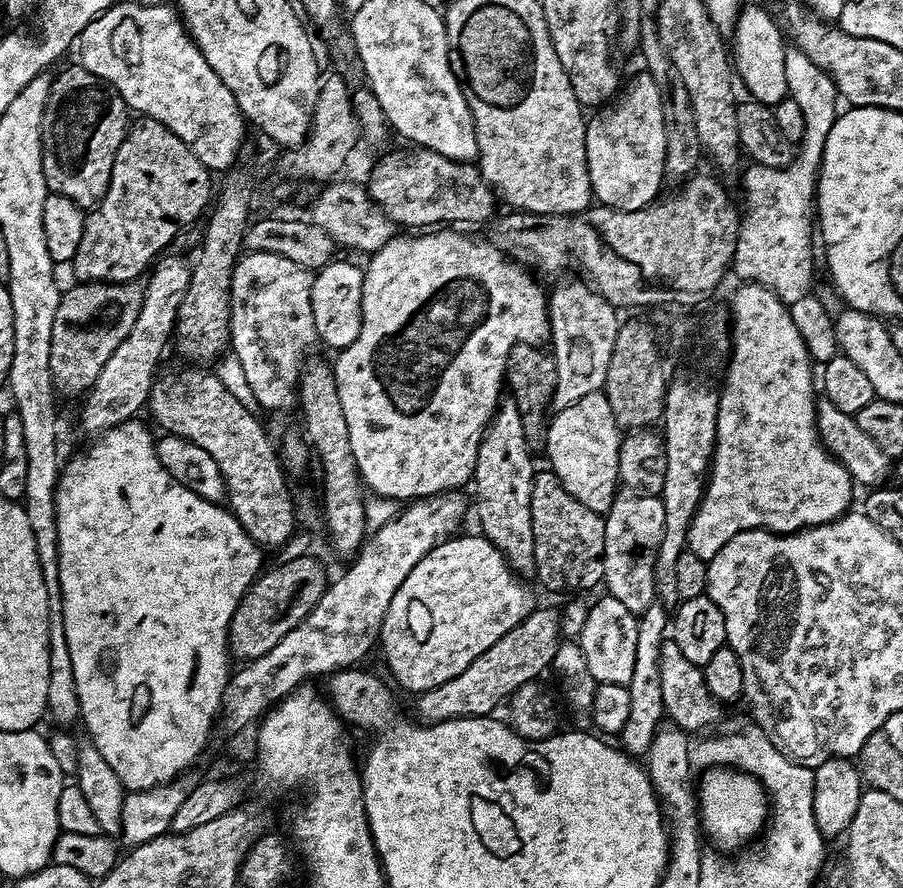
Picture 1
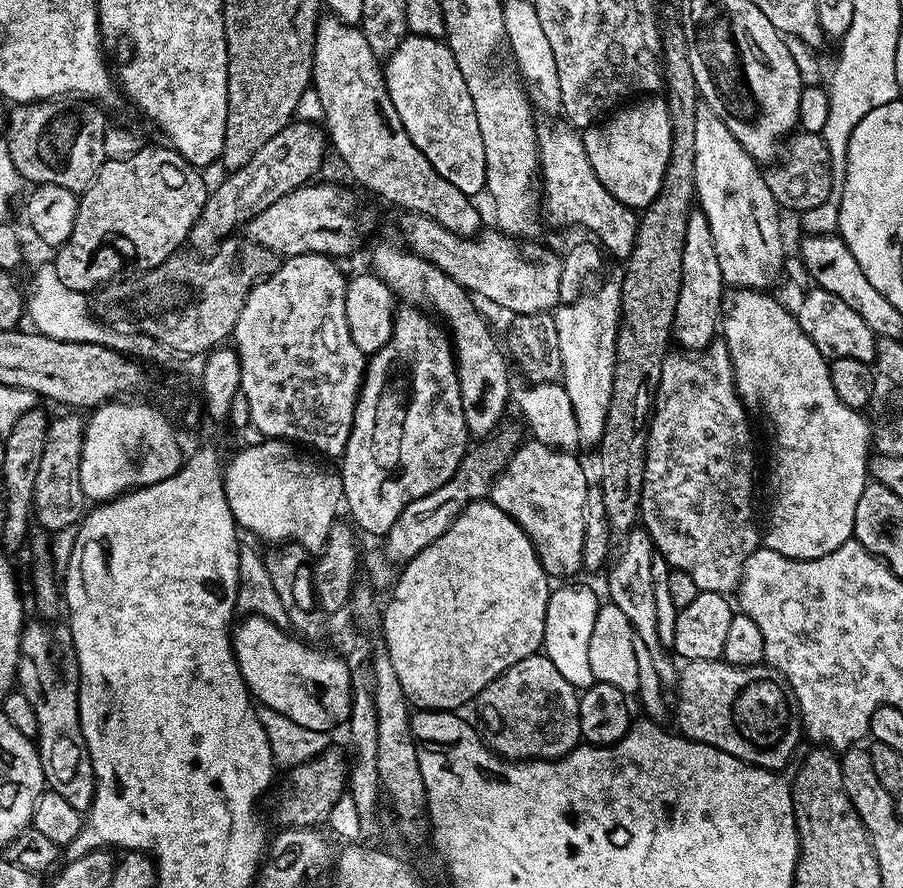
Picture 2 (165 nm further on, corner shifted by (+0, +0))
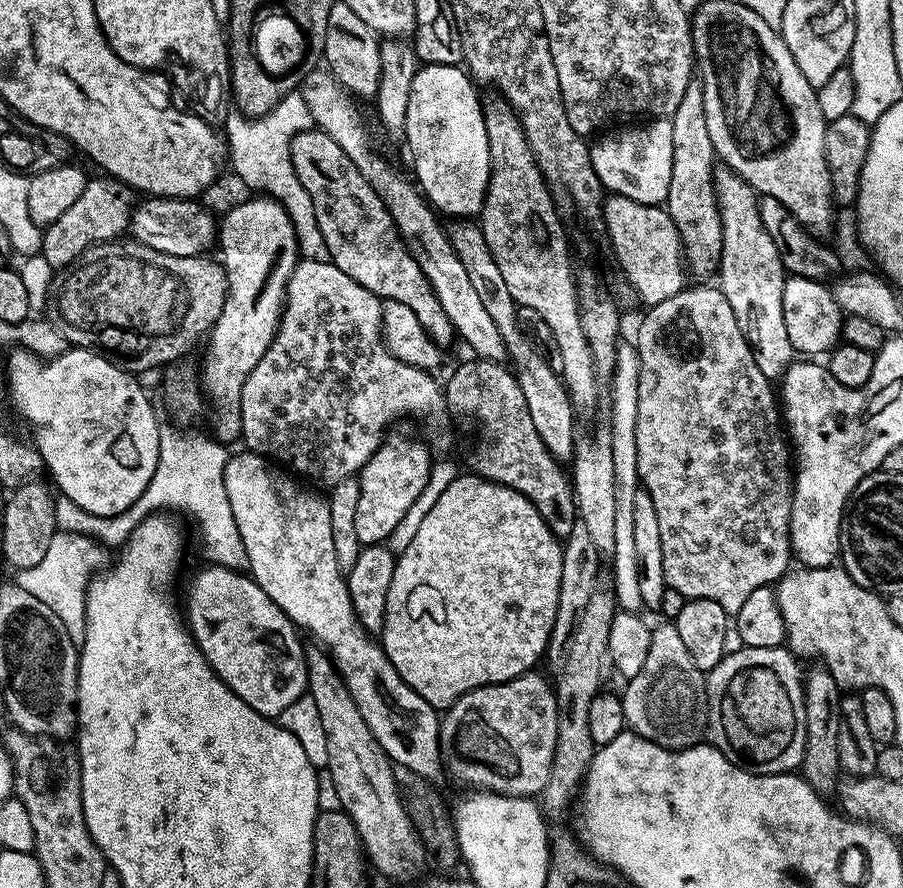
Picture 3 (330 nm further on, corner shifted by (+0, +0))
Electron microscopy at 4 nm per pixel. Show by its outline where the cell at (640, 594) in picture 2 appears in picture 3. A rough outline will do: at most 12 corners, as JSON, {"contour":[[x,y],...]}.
{"contour":[[675,623],[652,628],[624,723],[663,748],[708,727],[706,673]]}

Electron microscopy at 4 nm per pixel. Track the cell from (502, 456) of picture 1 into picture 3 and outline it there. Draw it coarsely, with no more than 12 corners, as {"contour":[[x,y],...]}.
{"contour":[[317,128],[290,152],[330,262],[454,329],[382,198]]}

